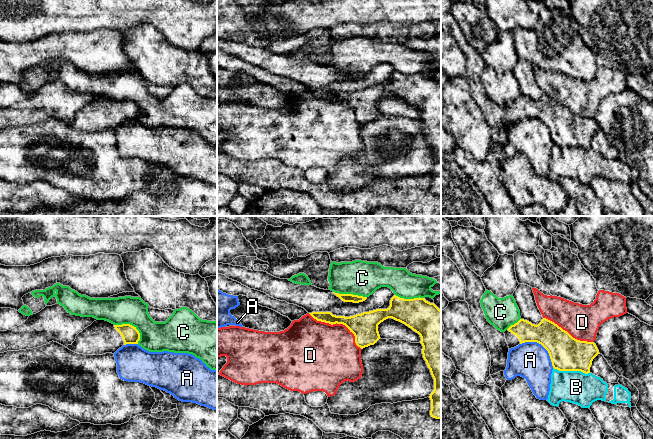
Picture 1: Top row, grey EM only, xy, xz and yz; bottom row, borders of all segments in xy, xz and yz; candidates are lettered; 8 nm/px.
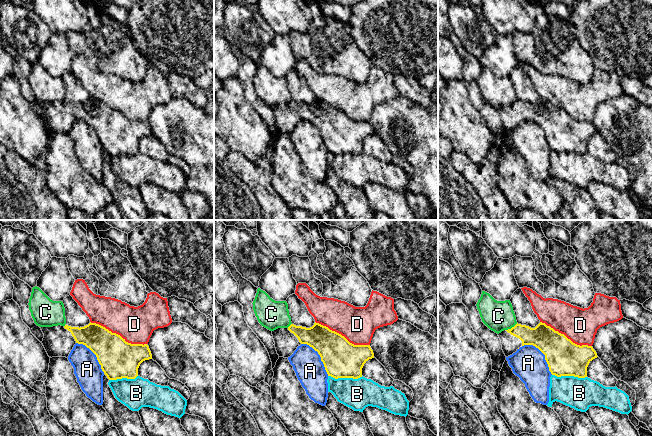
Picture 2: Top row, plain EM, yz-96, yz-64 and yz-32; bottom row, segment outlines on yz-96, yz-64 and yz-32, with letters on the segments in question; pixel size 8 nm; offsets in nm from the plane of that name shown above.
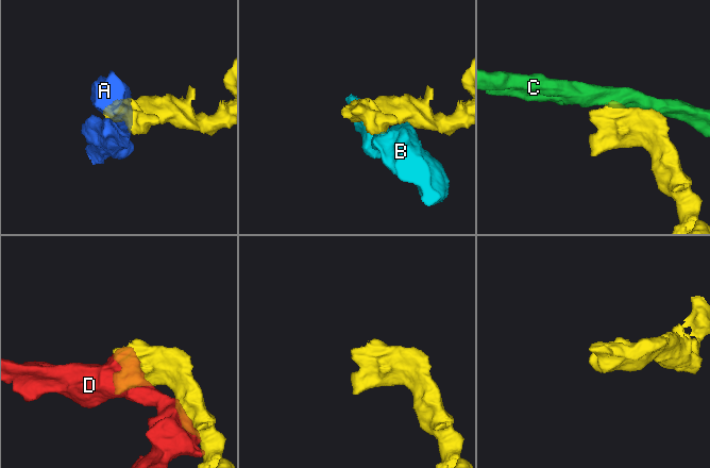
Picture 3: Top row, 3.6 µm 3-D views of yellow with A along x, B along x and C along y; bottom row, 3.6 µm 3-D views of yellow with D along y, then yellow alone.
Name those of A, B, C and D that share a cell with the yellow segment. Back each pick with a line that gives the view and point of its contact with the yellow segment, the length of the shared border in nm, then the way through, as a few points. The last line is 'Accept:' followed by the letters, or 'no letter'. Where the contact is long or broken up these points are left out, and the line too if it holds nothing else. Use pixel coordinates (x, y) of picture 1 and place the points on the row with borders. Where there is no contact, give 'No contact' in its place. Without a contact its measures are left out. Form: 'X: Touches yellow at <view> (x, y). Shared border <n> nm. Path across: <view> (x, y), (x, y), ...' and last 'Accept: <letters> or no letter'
Accept: no letter

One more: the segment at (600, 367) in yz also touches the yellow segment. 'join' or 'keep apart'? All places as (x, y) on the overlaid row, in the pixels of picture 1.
keep apart

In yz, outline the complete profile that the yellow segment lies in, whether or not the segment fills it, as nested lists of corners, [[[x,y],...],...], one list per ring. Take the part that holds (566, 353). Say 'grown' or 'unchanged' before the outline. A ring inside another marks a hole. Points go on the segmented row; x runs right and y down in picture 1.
grown; [[[546,318],[538,325],[520,319],[504,334],[509,349],[525,342],[541,344],[548,351],[553,368],[559,371],[581,371],[588,374],[593,359],[600,354],[594,342],[573,338]]]

